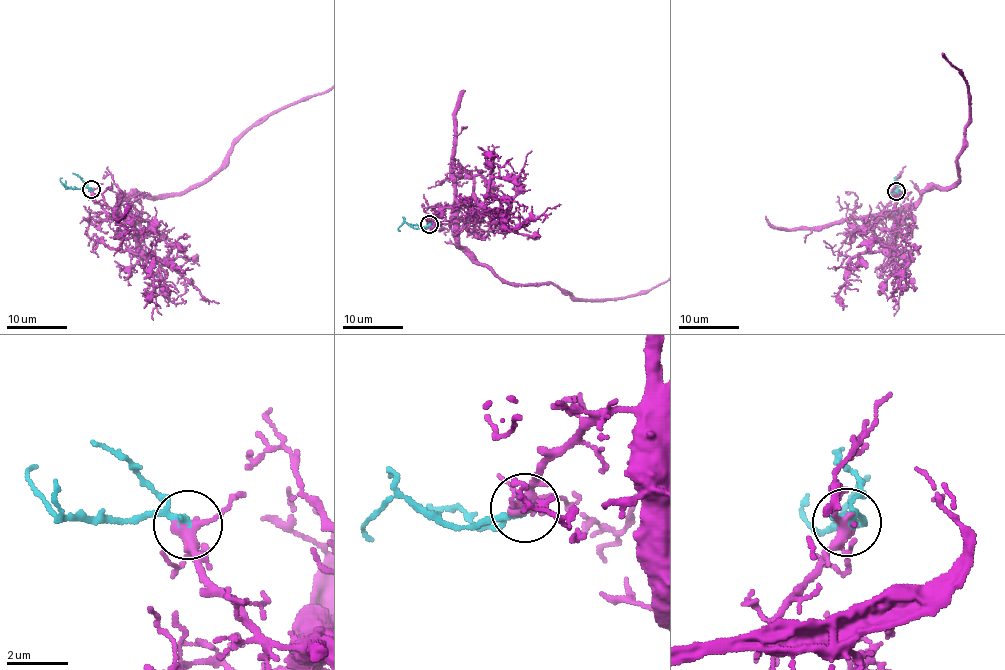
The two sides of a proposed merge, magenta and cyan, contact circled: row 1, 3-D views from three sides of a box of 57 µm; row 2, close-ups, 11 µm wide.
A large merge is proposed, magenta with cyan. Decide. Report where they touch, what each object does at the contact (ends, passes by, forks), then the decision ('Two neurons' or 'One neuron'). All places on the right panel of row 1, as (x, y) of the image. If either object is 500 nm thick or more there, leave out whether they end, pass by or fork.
Place: (896, 191). At the ring magenta forks. At the ring cyan passes by. One neuron

